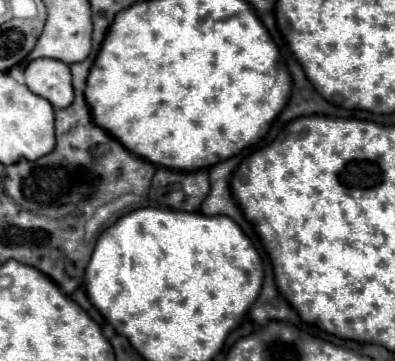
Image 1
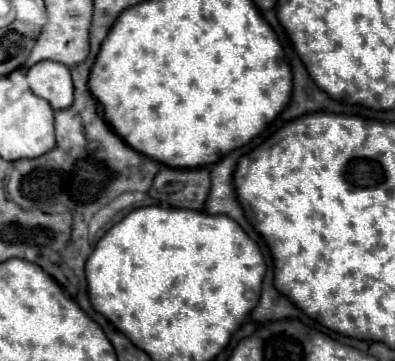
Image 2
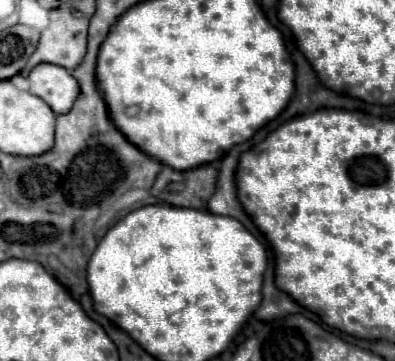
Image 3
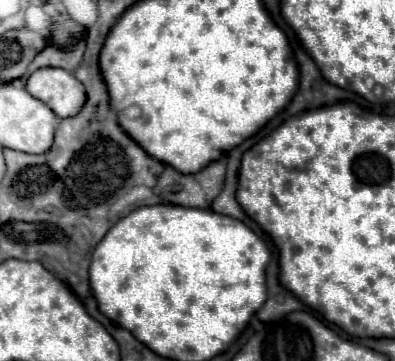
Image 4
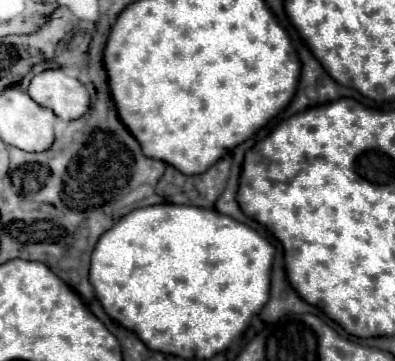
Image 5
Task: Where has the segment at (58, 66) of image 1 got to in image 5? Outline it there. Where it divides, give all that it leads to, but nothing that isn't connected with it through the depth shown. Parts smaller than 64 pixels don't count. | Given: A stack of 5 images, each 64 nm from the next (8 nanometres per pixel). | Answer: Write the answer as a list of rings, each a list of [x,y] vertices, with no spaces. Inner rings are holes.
[[[64,68],[36,74],[30,82],[28,94],[36,104],[50,108],[62,120],[78,120],[90,108],[86,86]]]

